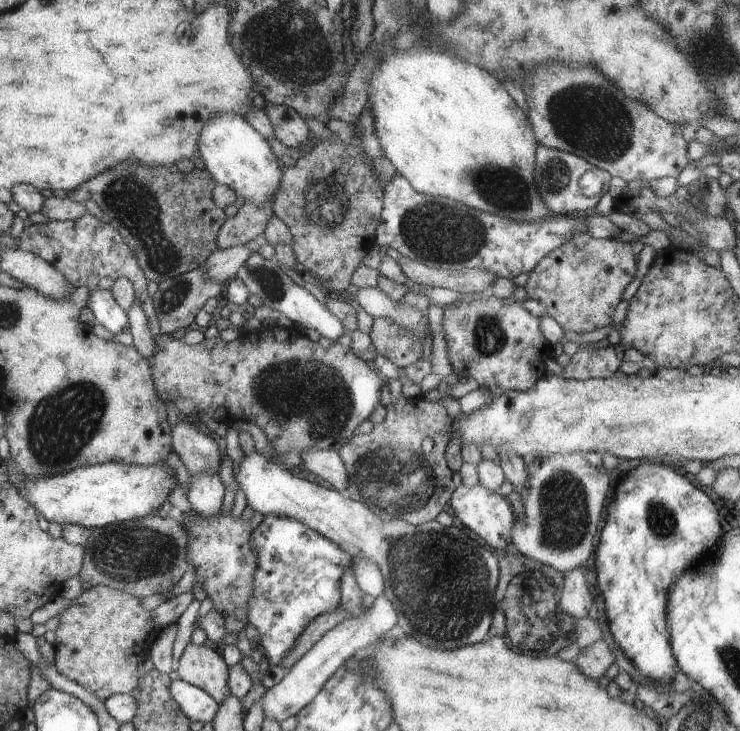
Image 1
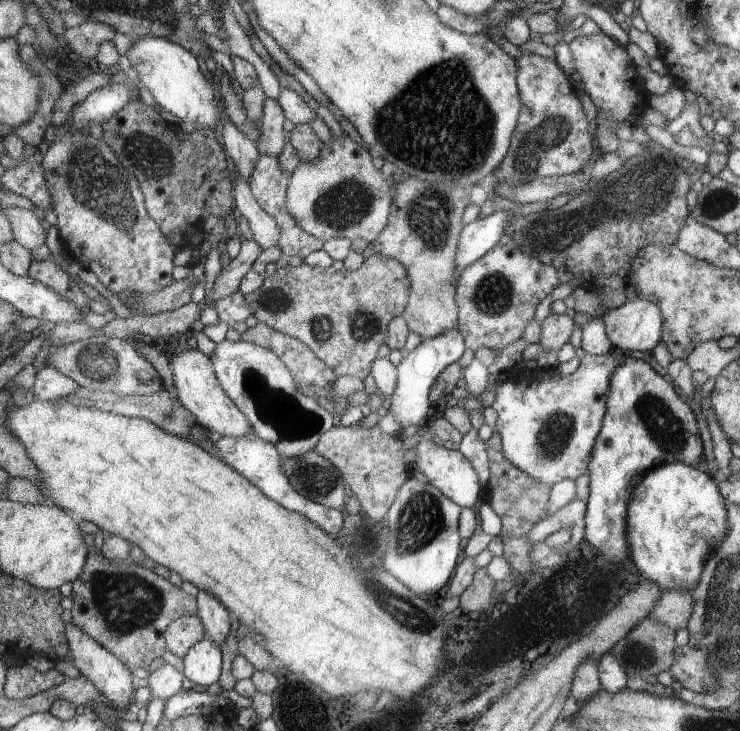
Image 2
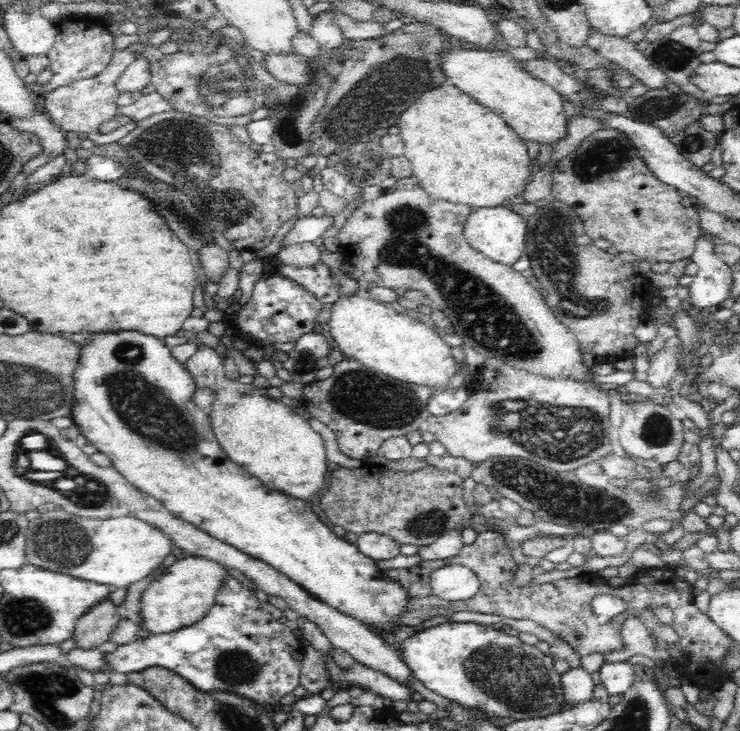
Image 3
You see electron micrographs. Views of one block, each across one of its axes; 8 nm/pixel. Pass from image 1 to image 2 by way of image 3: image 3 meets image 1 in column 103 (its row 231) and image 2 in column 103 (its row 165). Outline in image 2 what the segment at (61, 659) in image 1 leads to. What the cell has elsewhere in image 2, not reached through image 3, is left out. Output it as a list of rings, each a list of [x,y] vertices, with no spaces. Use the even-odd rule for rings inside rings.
[[[98,550],[88,552],[87,564],[83,573],[72,583],[71,598],[72,626],[86,632],[88,636],[96,639],[100,646],[115,654],[120,662],[127,665],[128,670],[134,672],[136,668],[147,669],[152,660],[160,658],[166,652],[164,644],[164,630],[178,618],[198,614],[196,598],[188,596],[181,587],[174,586],[167,578],[162,578],[155,572],[138,566],[136,563],[125,560],[108,560]]]

